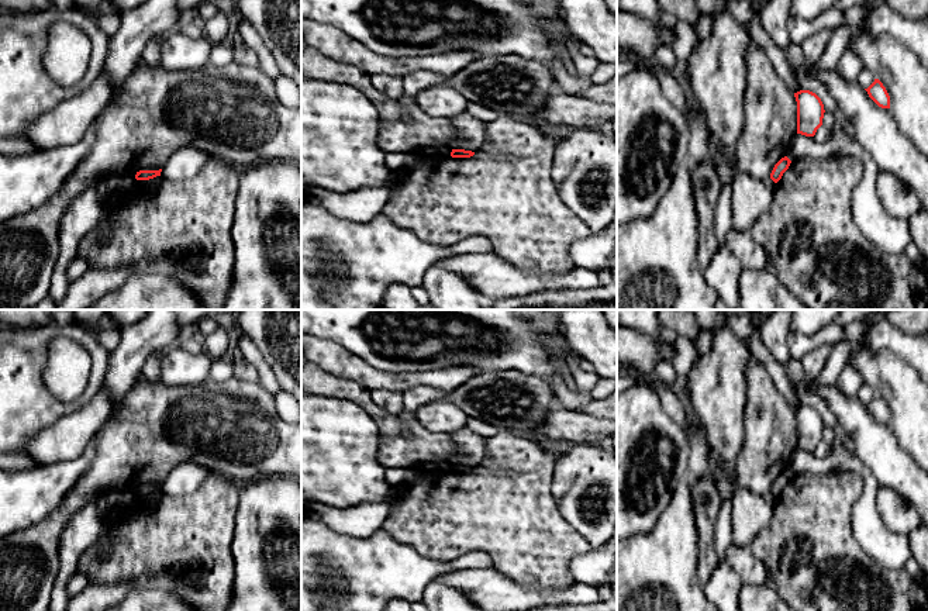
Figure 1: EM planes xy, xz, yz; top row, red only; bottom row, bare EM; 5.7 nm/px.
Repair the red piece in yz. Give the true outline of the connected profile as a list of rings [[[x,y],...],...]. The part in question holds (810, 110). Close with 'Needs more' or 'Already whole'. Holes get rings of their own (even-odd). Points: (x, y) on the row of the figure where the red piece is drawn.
[[[800,90],[794,93],[794,97],[797,101],[797,134],[814,137],[822,125],[824,104],[821,99],[810,90]]]. Already whole

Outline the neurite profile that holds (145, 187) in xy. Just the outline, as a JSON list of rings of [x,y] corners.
[[[156,176],[149,180],[137,180],[134,190],[138,190],[142,196],[151,196],[155,190],[158,190],[162,180],[162,176]]]

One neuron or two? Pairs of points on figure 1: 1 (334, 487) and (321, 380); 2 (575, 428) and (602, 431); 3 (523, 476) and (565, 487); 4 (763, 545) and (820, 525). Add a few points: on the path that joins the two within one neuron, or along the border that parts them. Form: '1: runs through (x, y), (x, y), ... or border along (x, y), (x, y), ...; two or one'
1: border along (316, 394), (347, 399), (355, 403); two
2: runs through (582, 428), (594, 430); one
3: border along (555, 455), (551, 494), (562, 514); two
4: runs through (778, 545), (796, 532), (806, 532); one

